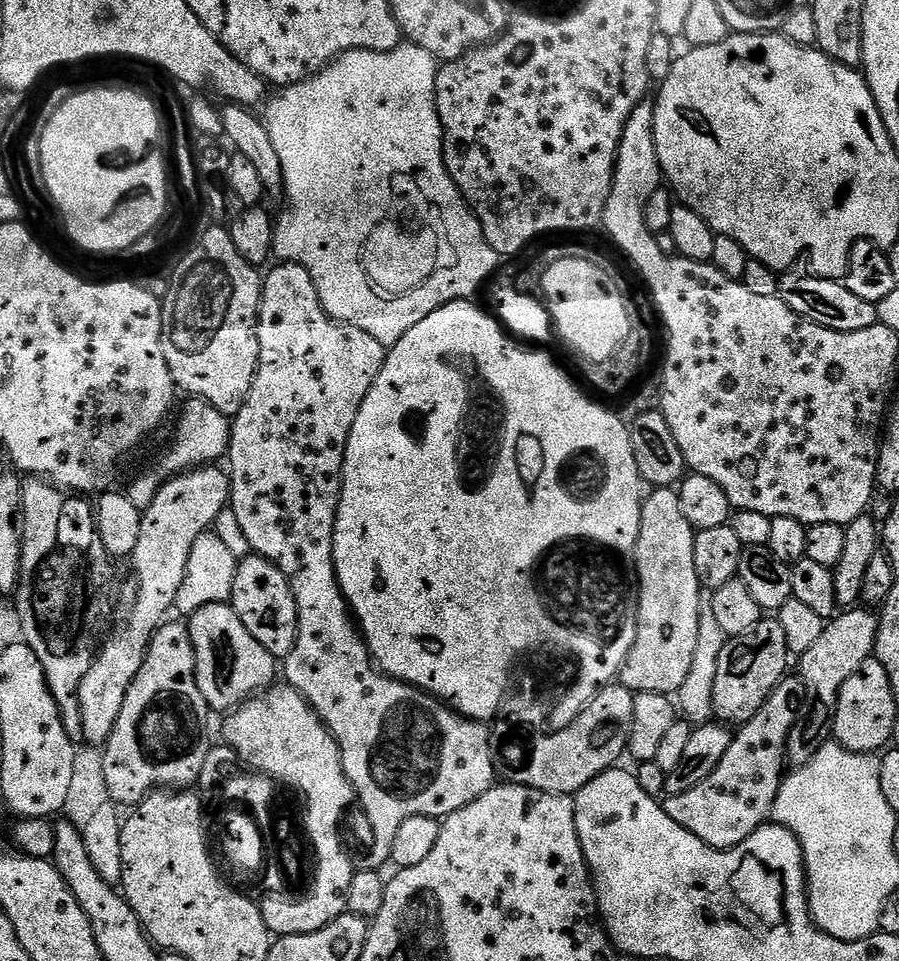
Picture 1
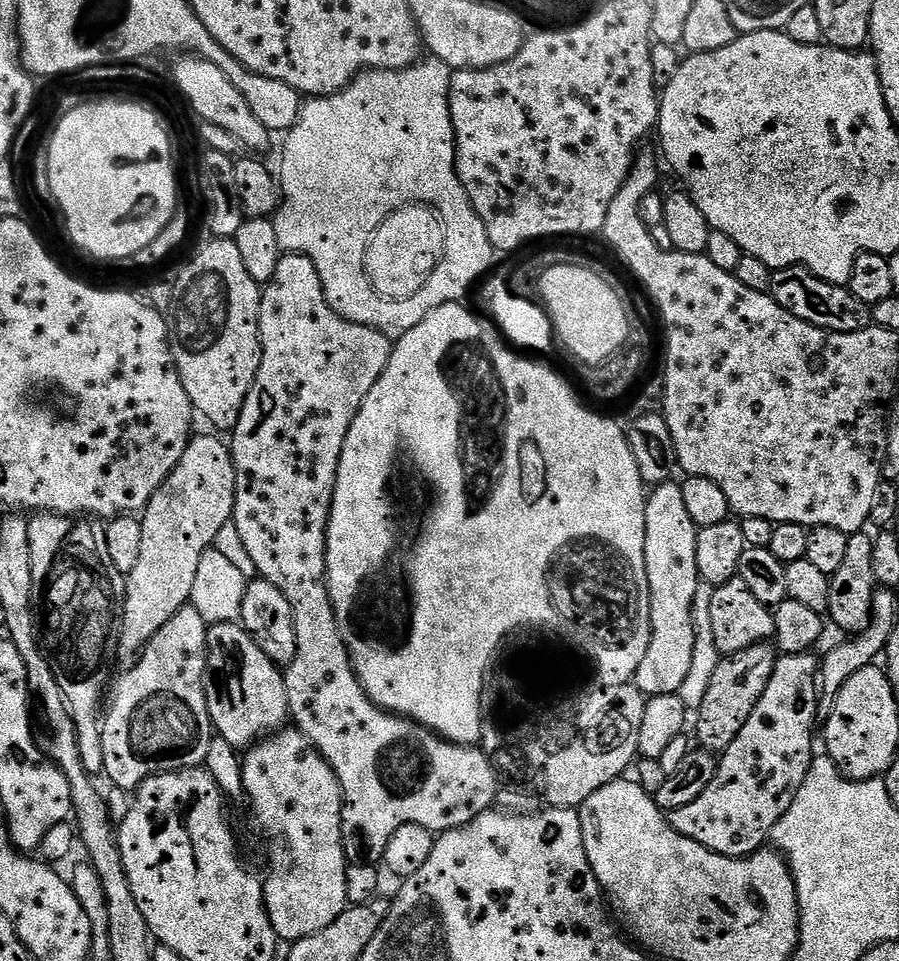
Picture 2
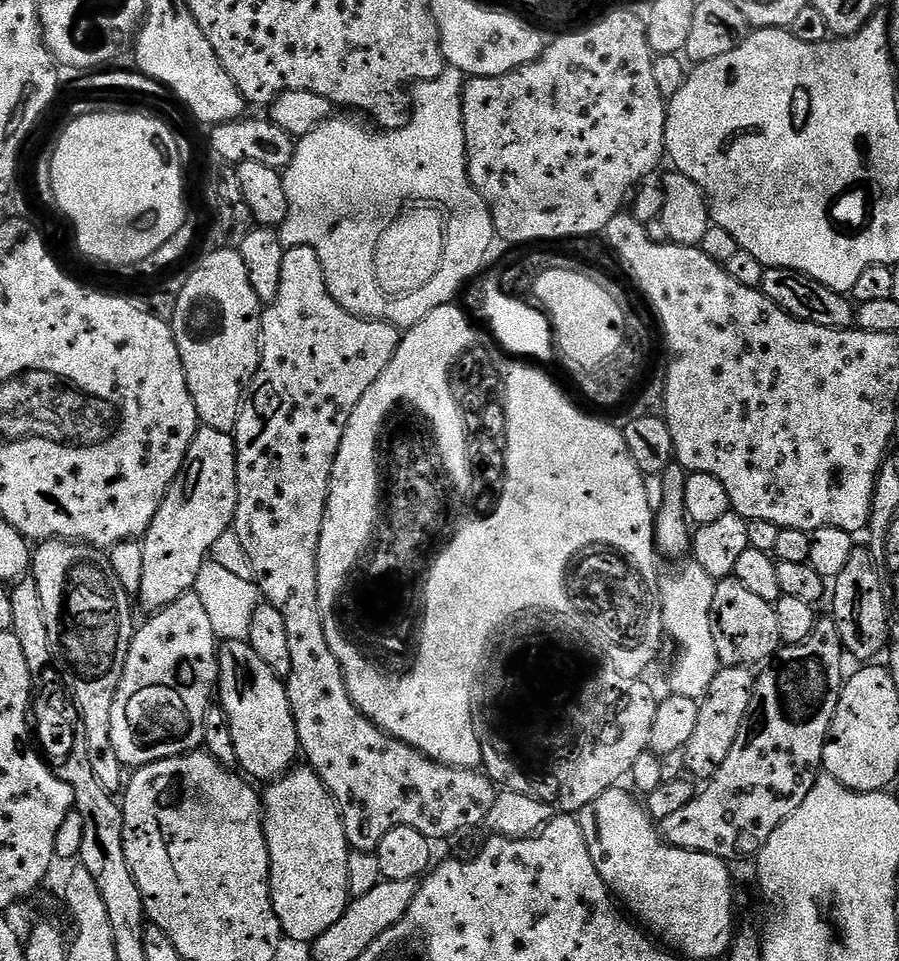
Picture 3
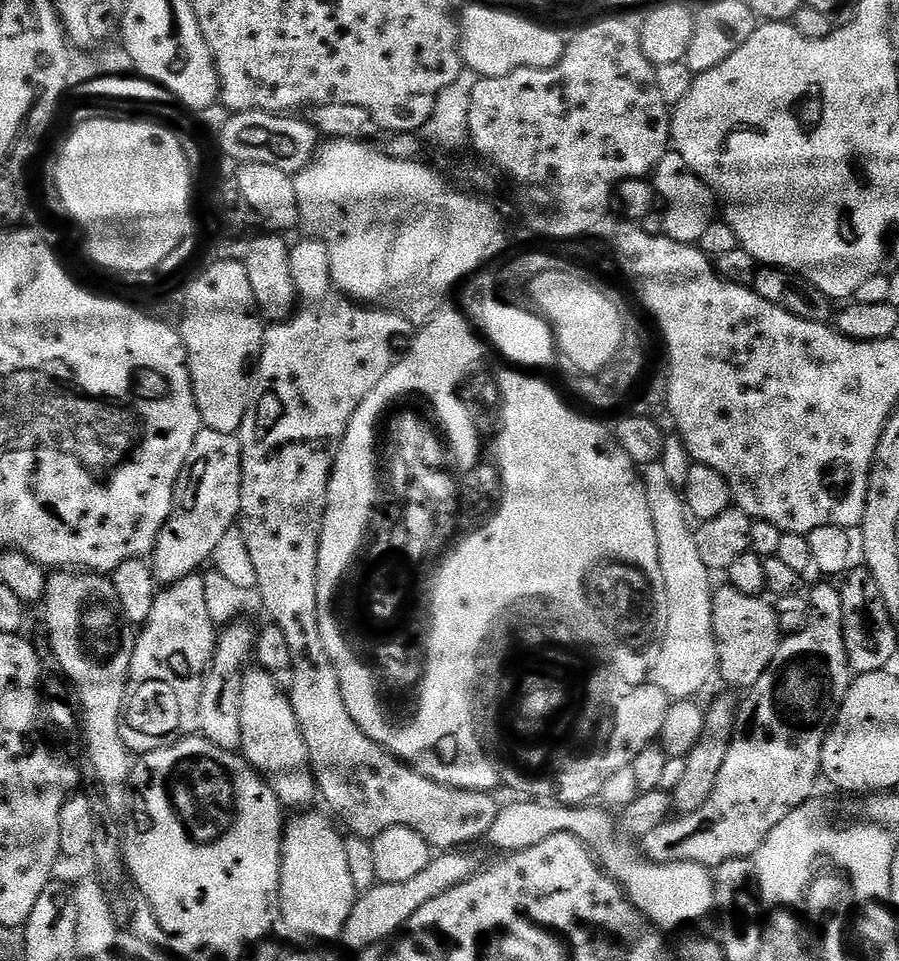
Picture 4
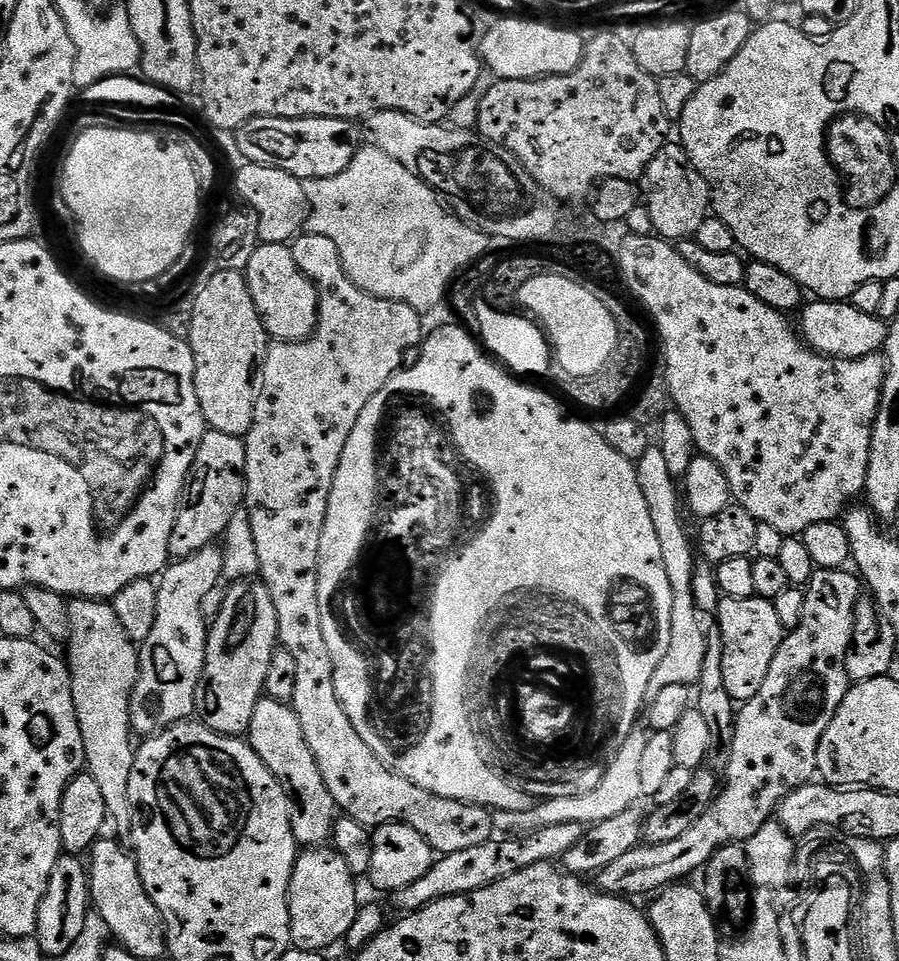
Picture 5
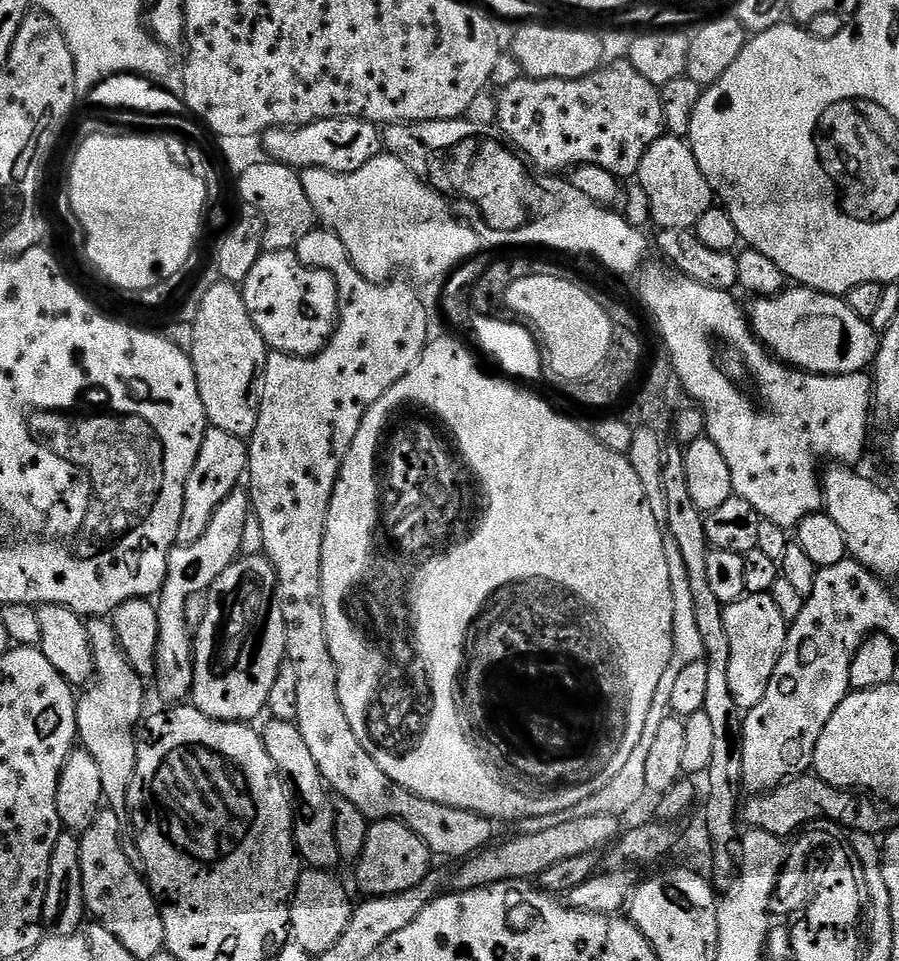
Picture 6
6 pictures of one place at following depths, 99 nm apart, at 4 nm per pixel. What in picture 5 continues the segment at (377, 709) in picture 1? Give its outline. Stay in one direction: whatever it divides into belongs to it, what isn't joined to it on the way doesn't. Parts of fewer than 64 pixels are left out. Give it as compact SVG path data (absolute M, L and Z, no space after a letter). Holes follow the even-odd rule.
M305 231L291 241L290 247L294 262L298 262L298 270L302 270L302 274L306 274L306 278L310 278L316 288L318 322L312 335L305 340L296 344L273 343L258 369L254 422L248 435L243 437L246 466L242 505L249 514L251 533L254 534L260 567L258 576L270 592L274 614L278 614L279 647L290 650L298 666L298 683L294 685L294 698L290 707L296 711L298 722L302 722L302 734L306 734L314 762L318 762L322 782L326 782L326 790L343 815L354 818L354 822L362 822L362 826L369 830L378 829L383 824L410 826L418 830L418 834L422 834L422 838L426 838L432 847L433 853L440 856L454 854L470 846L482 846L482 842L494 836L493 813L489 809L422 790L422 786L393 772L378 755L377 749L360 736L354 726L350 726L350 718L346 718L346 710L342 710L342 702L338 702L338 694L334 690L334 666L330 650L326 650L326 638L322 638L322 617L318 614L318 542L322 542L326 506L333 492L342 450L346 450L346 442L366 402L374 398L374 394L378 394L386 382L390 382L394 373L400 371L405 363L404 352L410 351L412 347L415 349L421 343L422 316L402 302L366 294L366 290L354 286L342 266L338 248L334 242L330 242L330 238Z

